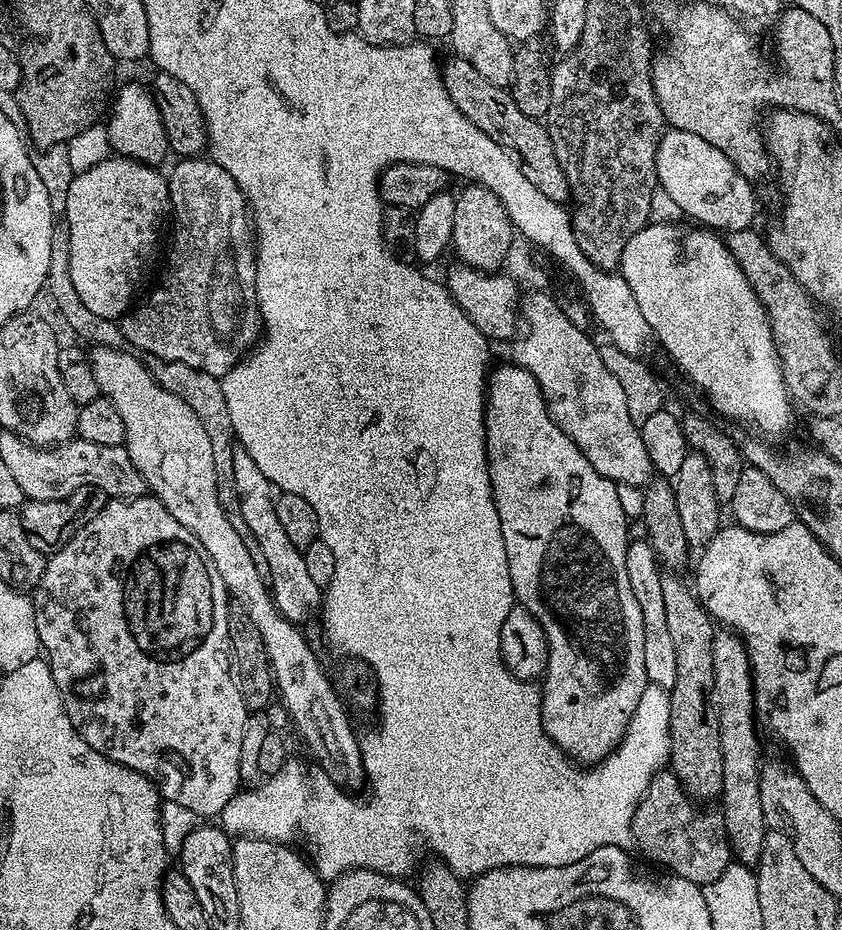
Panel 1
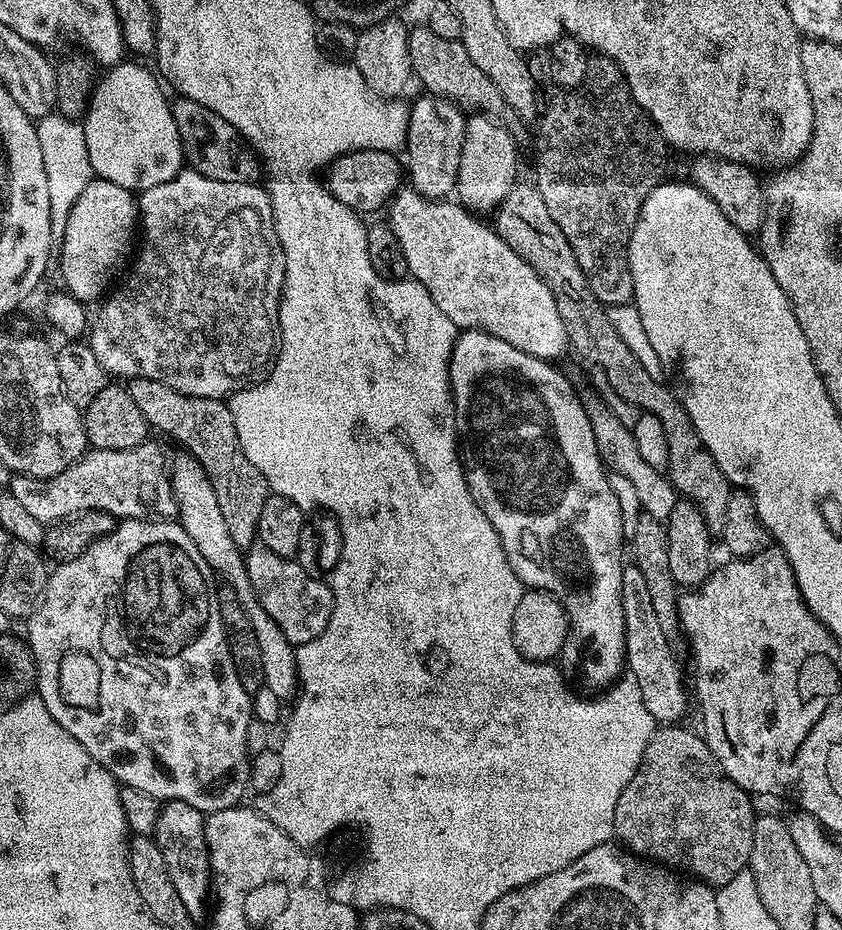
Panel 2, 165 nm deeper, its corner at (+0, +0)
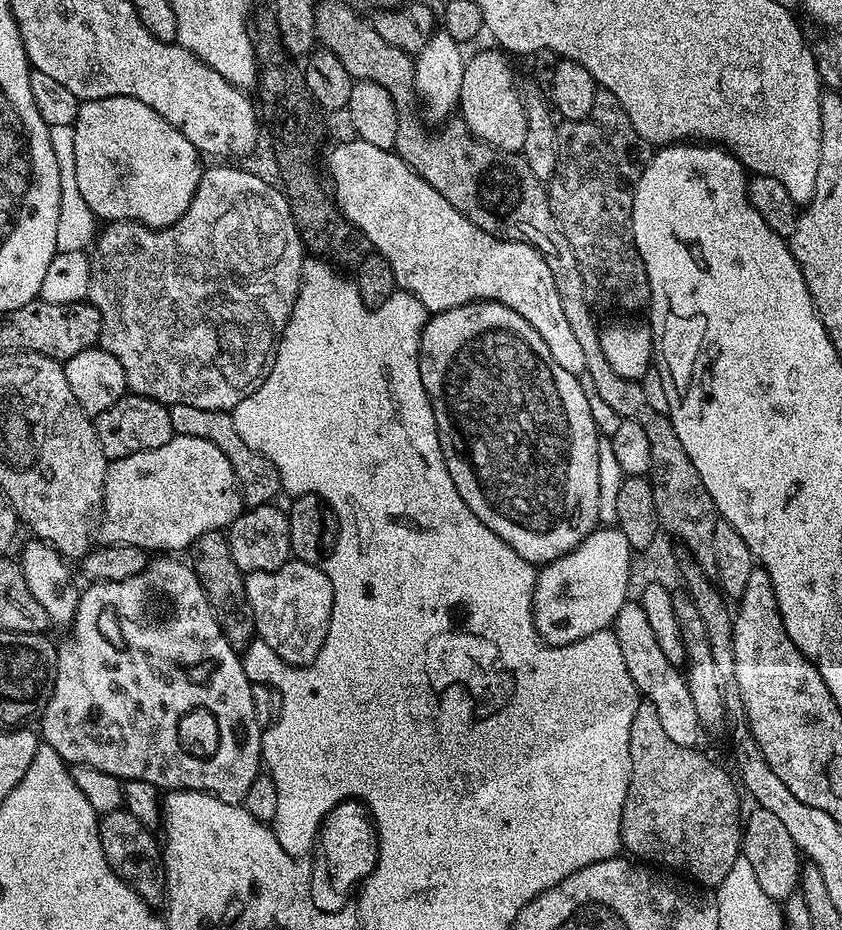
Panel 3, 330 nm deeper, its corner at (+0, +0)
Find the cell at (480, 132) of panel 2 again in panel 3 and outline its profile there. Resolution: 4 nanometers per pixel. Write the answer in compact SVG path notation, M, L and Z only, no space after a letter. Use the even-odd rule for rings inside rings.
M492 48L465 59L458 112L467 128L482 142L503 152L523 153L526 142L524 97L512 73L512 64L508 61L511 59L503 51Z

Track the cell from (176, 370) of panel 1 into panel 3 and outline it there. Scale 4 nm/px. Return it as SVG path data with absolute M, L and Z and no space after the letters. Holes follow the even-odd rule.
M173 404L169 407L168 413L175 435L206 438L210 442L214 442L214 446L218 446L218 450L222 450L222 454L226 454L226 458L230 458L230 466L234 466L234 474L240 484L240 494L244 497L244 503L248 508L271 504L277 499L276 495L281 495L280 475L274 462L270 462L270 458L250 450L250 446L246 446L246 442L242 442L242 437L238 435L238 430L234 427L231 411L202 410L202 406Z

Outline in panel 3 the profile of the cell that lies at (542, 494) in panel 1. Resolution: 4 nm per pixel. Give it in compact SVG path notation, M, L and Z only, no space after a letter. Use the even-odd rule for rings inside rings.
M475 300L469 304L458 306L454 310L437 312L429 315L422 330L420 339L420 373L422 386L426 386L426 394L430 398L430 406L434 410L434 422L438 426L438 442L442 446L442 454L446 466L450 470L450 478L454 478L454 486L458 486L458 494L462 494L462 502L474 510L474 514L502 542L522 554L526 562L543 566L552 560L562 558L570 550L574 550L598 526L598 442L602 439L597 431L594 418L591 417L590 405L579 386L579 378L570 374L570 370L562 370L558 362L550 355L546 342L542 342L542 334L522 318L522 314L514 314L508 306L502 306L493 300Z

